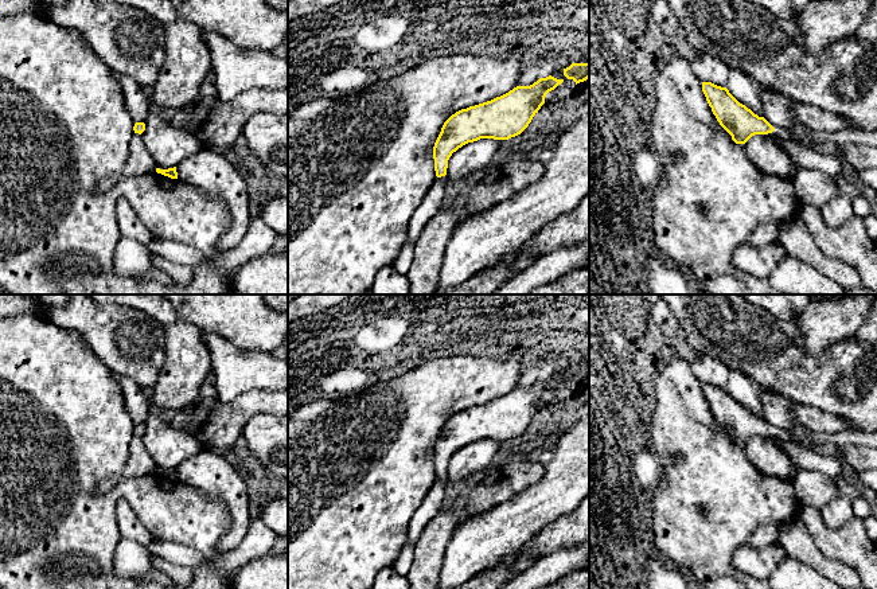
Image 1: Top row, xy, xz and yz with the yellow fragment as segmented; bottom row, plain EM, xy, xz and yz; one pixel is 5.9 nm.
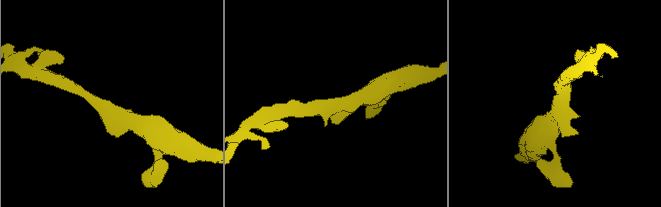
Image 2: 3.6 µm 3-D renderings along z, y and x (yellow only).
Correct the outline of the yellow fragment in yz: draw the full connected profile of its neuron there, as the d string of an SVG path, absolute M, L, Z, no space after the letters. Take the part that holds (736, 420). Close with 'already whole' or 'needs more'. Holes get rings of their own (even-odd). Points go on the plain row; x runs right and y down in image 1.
M702 383L702 393L720 426L736 445L745 445L755 436L773 434L781 440L792 440L783 429L773 429L764 418L759 418L740 405L726 389Z | needs more

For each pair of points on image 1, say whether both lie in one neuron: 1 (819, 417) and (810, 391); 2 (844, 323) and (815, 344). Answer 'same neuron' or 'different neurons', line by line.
1: different neurons
2: same neuron

